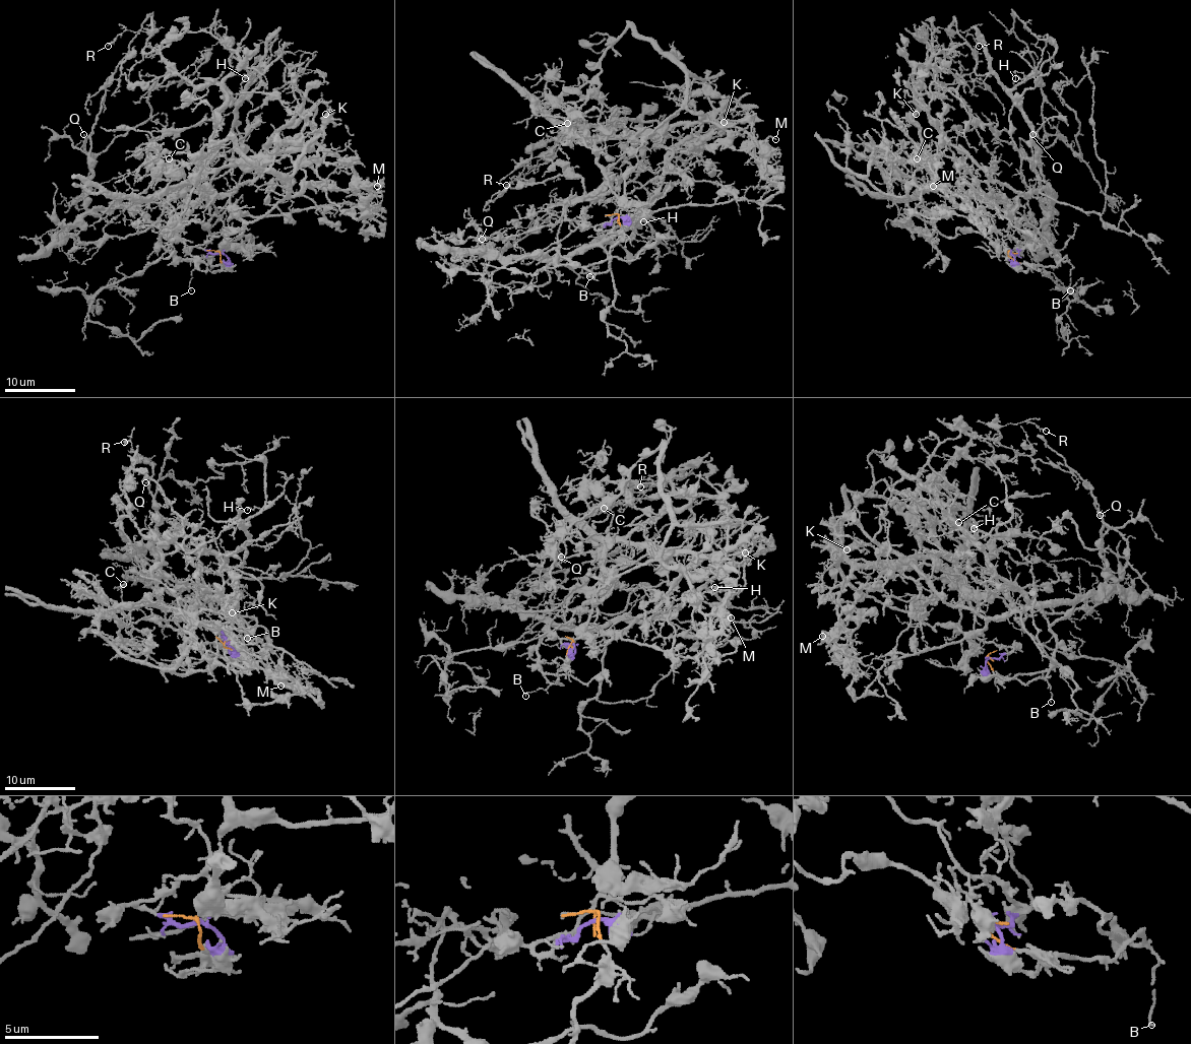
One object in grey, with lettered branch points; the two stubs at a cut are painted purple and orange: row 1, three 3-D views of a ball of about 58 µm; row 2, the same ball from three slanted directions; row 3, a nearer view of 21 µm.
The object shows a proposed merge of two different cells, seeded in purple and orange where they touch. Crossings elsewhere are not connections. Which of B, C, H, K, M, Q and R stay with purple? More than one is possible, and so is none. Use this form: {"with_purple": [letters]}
{"with_purple": ["C", "K", "M", "R"]}

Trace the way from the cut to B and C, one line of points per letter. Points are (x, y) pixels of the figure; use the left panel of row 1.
B: (220, 252), (222, 264), (212, 265), (207, 257), (195, 265), (189, 281), (191, 290)
C: (220, 252), (210, 253), (196, 246), (220, 236), (223, 223), (191, 183), (170, 187), (169, 158)

